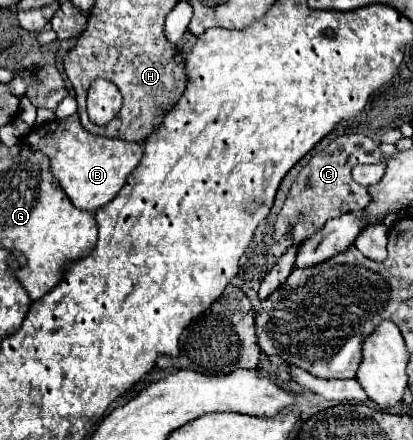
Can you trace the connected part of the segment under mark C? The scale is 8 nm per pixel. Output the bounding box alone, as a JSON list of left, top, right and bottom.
[272,134,382,260]

